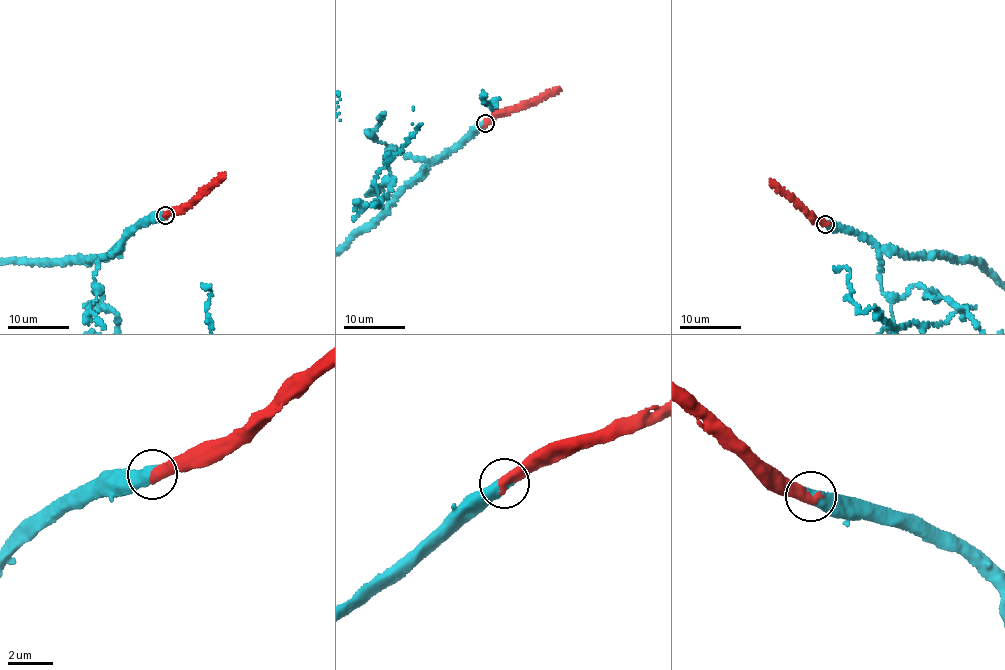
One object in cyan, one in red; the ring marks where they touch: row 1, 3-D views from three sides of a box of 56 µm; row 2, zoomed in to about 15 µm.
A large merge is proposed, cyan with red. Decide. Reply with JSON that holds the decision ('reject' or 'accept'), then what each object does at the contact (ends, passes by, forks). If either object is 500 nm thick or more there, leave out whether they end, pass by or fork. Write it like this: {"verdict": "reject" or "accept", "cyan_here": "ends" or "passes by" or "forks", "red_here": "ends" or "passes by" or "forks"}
{"verdict": "accept"}

